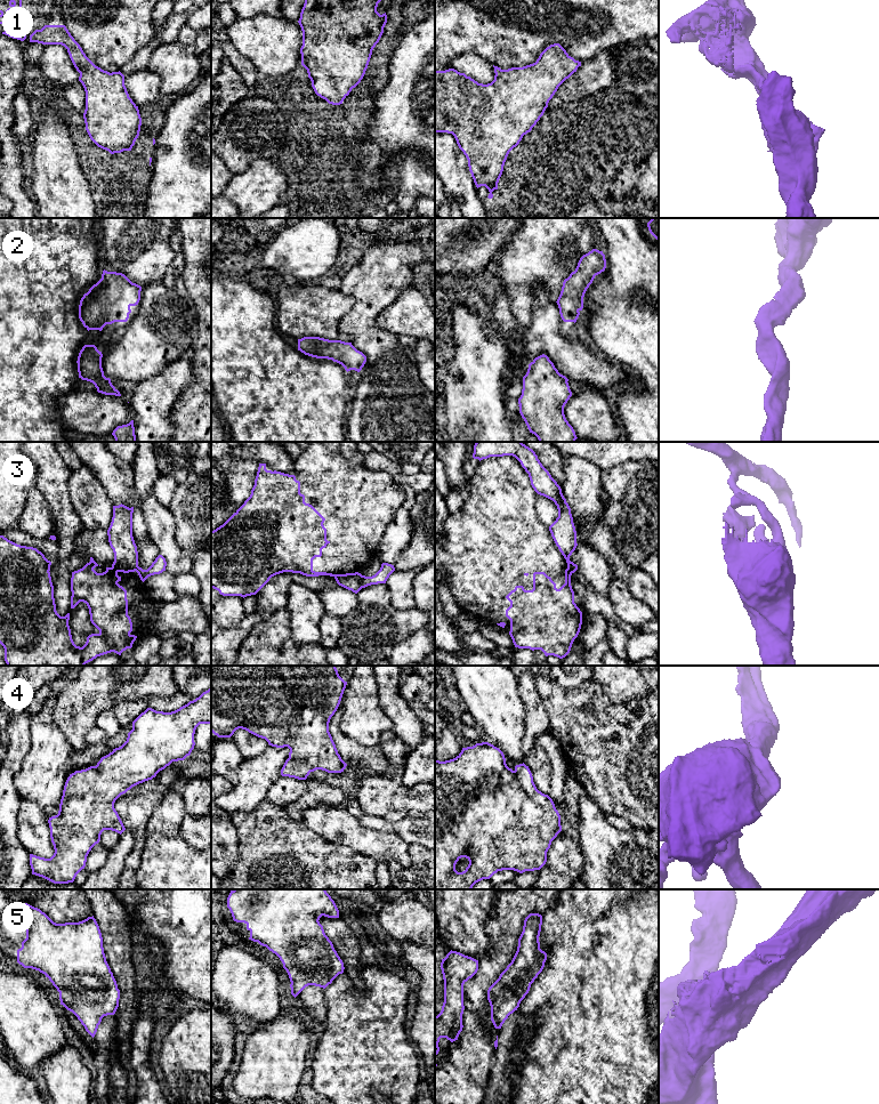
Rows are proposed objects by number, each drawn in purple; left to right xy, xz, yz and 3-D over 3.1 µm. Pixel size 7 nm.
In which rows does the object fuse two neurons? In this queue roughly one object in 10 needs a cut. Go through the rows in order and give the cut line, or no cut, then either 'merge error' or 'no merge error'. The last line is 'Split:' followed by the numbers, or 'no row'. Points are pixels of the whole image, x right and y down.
1: no cut; no merge error
2: no cut; no merge error
3: cut in xy along (111, 567), (117, 572); merge error
4: no cut; no merge error
5: no cut; no merge error
Split: 3

